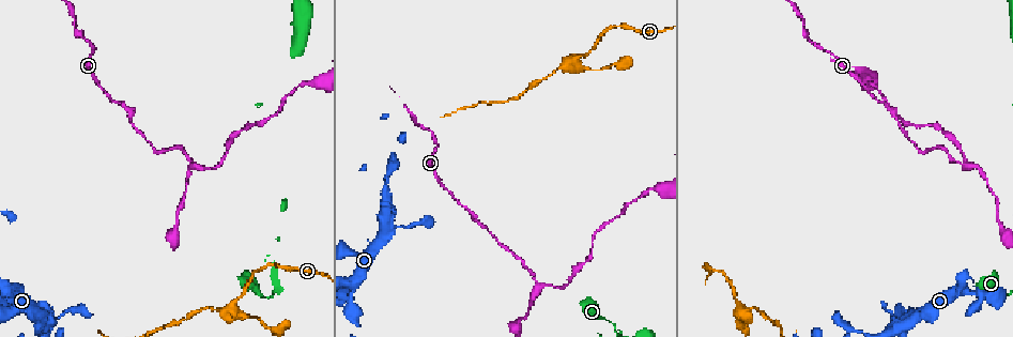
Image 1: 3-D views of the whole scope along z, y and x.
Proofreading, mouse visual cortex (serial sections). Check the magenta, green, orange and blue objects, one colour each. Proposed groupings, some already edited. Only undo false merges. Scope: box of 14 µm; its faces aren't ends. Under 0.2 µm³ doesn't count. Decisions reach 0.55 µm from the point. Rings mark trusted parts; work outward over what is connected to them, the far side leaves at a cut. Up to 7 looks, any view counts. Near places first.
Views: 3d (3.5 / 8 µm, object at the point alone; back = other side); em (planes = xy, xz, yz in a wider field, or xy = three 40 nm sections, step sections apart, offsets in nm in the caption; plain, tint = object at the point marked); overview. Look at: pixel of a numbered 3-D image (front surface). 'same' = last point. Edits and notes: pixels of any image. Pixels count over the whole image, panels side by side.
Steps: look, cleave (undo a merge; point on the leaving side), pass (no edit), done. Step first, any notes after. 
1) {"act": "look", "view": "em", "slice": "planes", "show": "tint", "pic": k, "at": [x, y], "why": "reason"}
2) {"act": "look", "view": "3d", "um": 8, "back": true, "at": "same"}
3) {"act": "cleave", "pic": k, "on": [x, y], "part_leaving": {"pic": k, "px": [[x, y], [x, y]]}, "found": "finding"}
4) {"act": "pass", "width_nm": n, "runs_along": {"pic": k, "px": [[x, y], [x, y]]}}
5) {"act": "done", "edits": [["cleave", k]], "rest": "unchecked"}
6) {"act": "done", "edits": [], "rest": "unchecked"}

{"act": "look", "view": "3d", "um": 3.5, "pic": 1, "at": [536, 281], "why": "arms part here"}

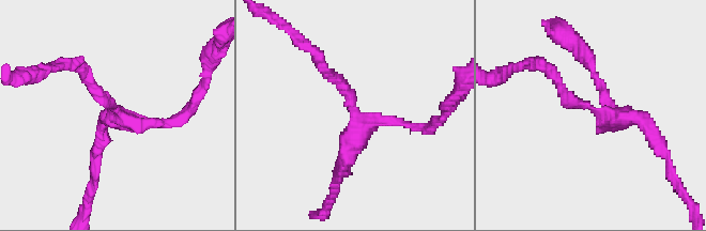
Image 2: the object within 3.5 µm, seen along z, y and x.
{"act": "look", "view": "em", "slice": "xy", "step": 3, "show": "tint", "pic": 2, "at": [596, 109], "why": "need the tissue"}

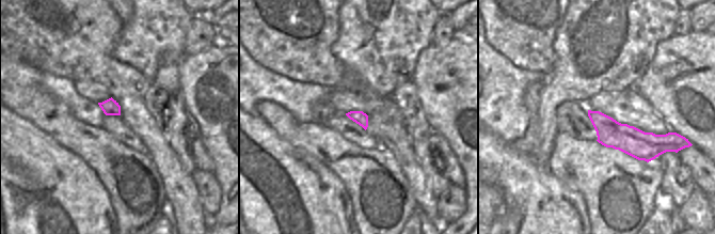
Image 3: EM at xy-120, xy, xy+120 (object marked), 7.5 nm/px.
{"act": "pass", "arms": 3, "runs_along": {"pic": 2, "px": [[324, 67], [370, 122], [419, 127]]}, "found": "one cell here"}

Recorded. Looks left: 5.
{"act": "look", "view": "3d", "um": 8, "pic": 1, "at": [869, 84]}

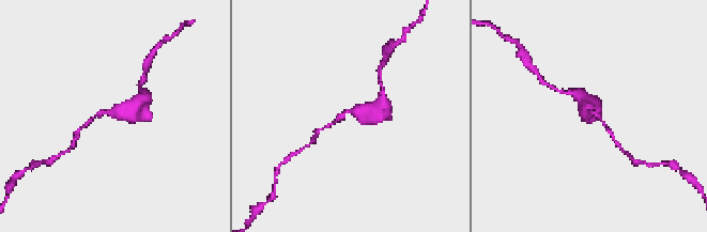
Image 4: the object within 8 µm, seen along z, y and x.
{"act": "look", "view": "3d", "um": 3.5, "pic": 4, "at": [118, 109], "why": "closer look"}

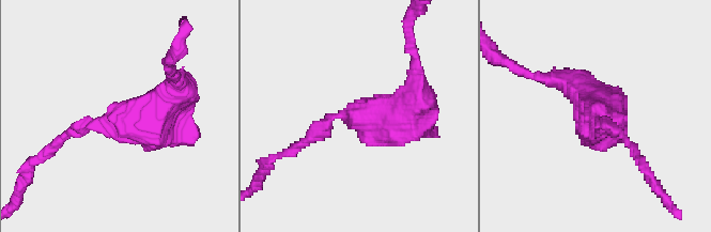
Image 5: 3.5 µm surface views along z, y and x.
{"act": "look", "view": "em", "slice": "planes", "show": "tint", "pic": 5, "at": [354, 115], "arm_widths_nm": [150, 700]}

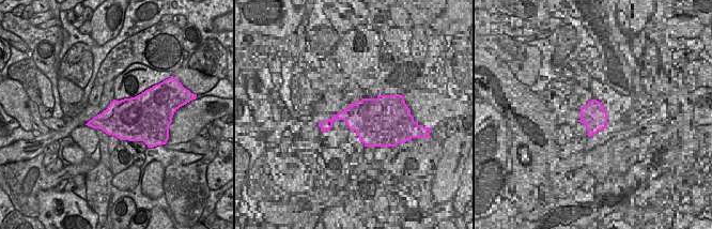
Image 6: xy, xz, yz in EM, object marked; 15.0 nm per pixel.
{"act": "pass", "runs_along": {"pic": 5, "px": [[299, 144], [339, 114], [398, 117], [404, 97]]}, "found": "continuous, no second cell"}

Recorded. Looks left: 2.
{"act": "look", "view": "3d", "um": 3.5, "pic": 1, "at": [349, 305], "why": "three-way junction"}

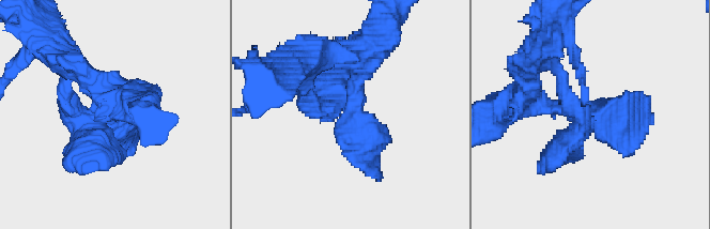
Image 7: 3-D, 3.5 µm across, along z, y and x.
{"act": "look", "view": "em", "slice": "xy", "step": 5, "show": "tint", "pic": 7, "at": [353, 120]}

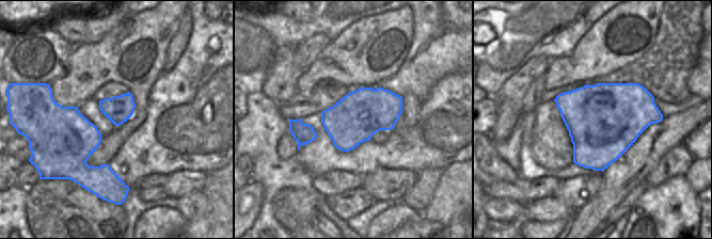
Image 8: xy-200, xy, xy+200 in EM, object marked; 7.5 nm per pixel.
{"act": "pass", "found": "all the same cell"}

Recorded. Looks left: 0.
{"act": "done", "edits": [], "rest": "unchecked"}

